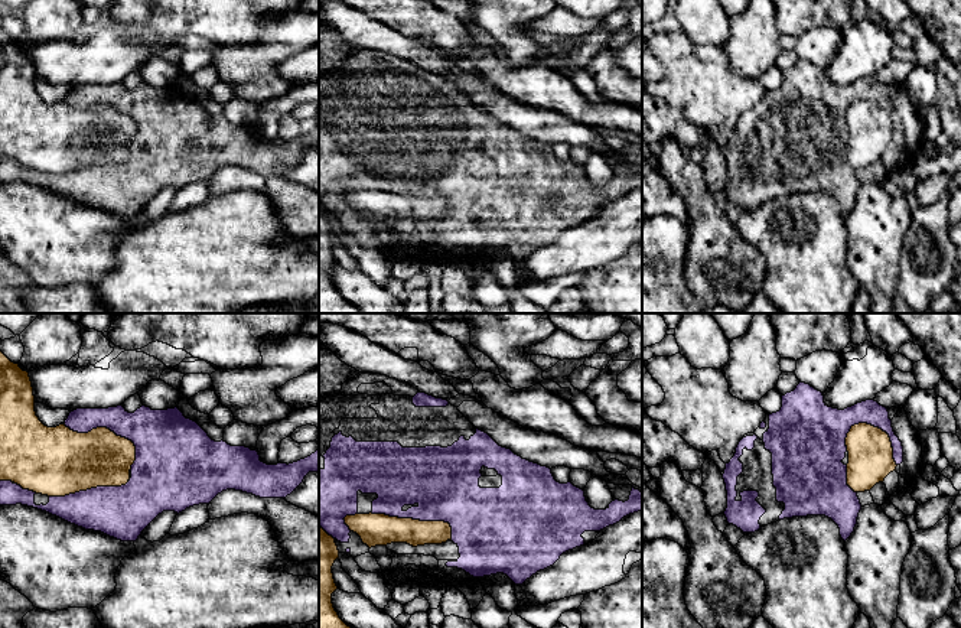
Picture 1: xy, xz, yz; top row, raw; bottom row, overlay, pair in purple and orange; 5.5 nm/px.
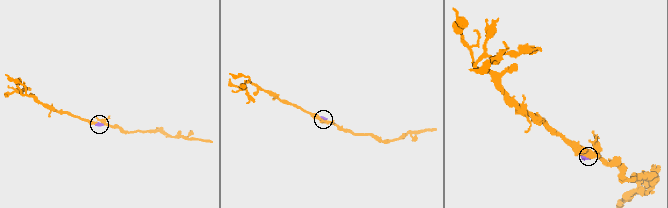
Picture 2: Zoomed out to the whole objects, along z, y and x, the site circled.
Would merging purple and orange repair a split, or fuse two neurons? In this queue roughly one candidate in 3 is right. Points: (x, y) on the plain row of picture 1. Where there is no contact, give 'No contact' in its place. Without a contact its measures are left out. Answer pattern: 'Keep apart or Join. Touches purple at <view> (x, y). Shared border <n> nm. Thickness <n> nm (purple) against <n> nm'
Keep apart. Touches purple at xy (111, 107). Shared border 460 nm. Thickness 280 nm (purple) against 320 nm

